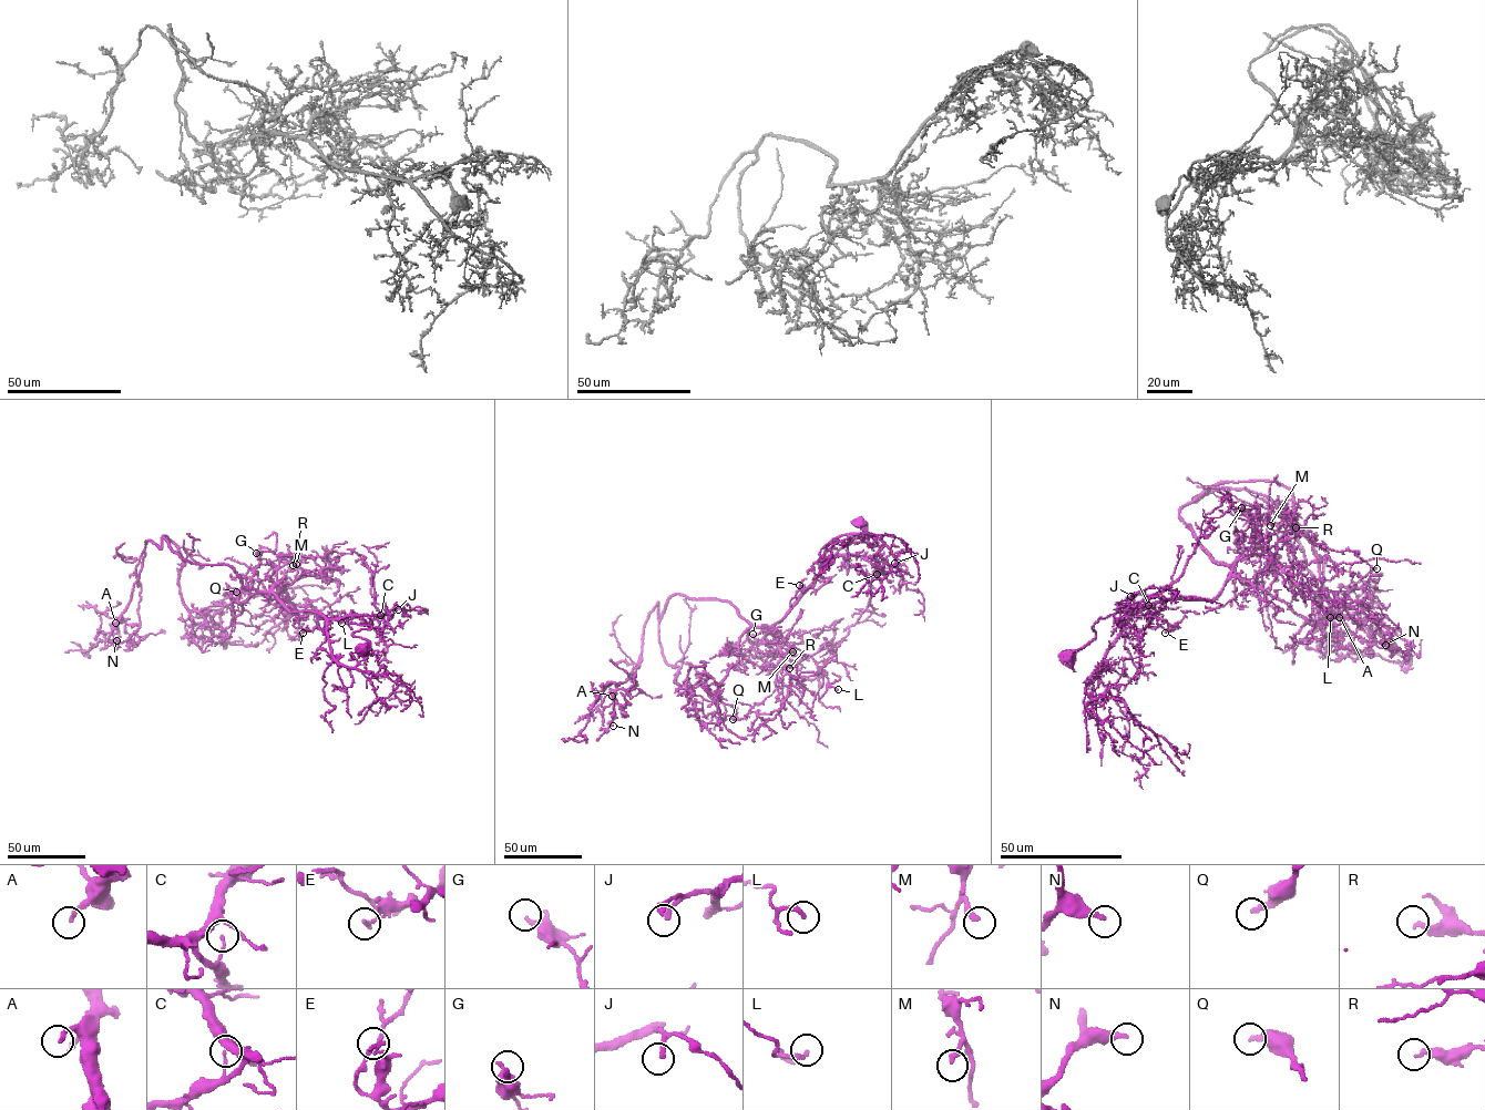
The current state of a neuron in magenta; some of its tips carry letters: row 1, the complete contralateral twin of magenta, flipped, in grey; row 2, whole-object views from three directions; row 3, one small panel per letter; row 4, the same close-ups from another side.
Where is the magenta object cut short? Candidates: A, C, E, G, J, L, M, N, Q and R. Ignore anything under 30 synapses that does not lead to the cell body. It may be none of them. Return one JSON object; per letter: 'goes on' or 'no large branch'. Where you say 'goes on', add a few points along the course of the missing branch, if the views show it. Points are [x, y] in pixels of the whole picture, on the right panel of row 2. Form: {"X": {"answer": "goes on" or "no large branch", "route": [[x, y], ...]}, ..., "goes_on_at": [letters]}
{"A": {"answer": "no large branch"}, "C": {"answer": "no large branch"}, "E": {"answer": "no large branch"}, "G": {"answer": "no large branch"}, "J": {"answer": "goes on", "route": [[1130, 596], [1127, 604], [1139, 610]]}, "L": {"answer": "no large branch"}, "M": {"answer": "no large branch"}, "N": {"answer": "no large branch"}, "Q": {"answer": "no large branch"}, "R": {"answer": "no large branch"}, "goes_on_at": ["J"]}

